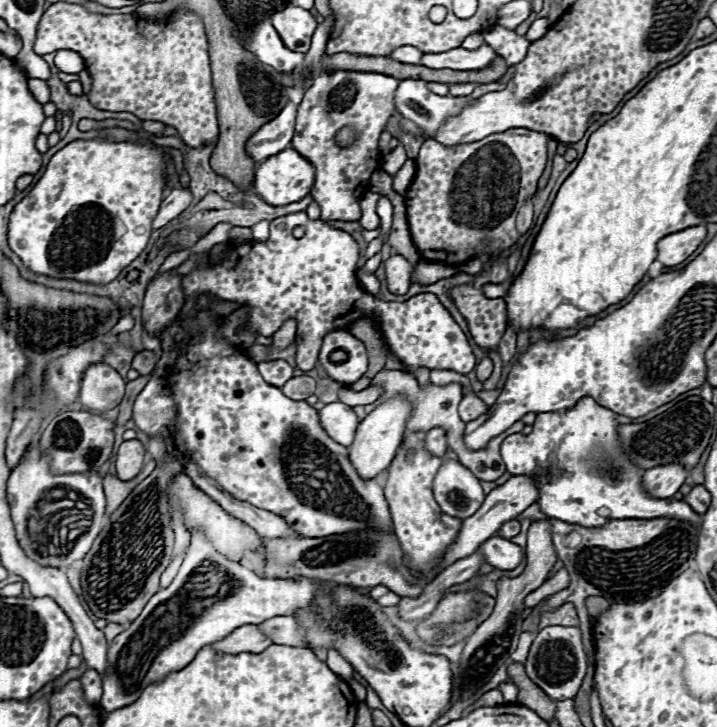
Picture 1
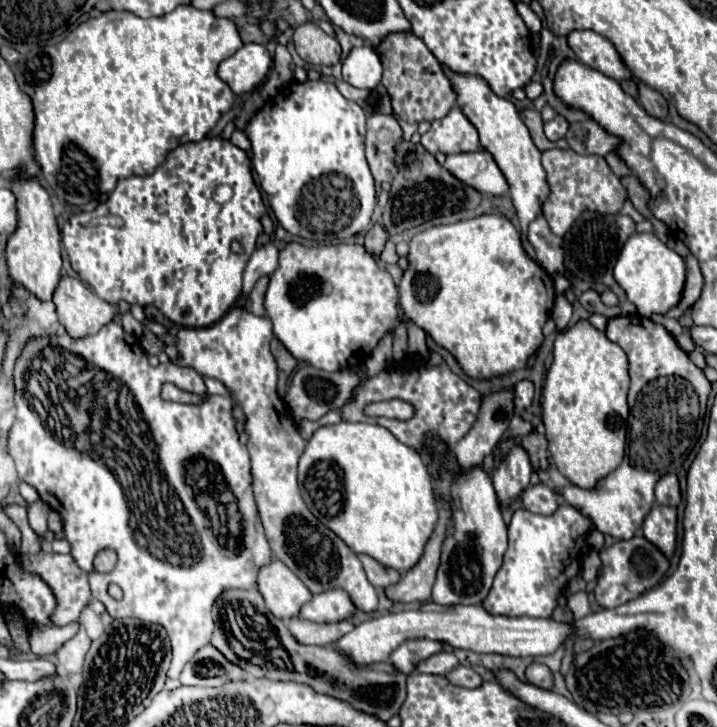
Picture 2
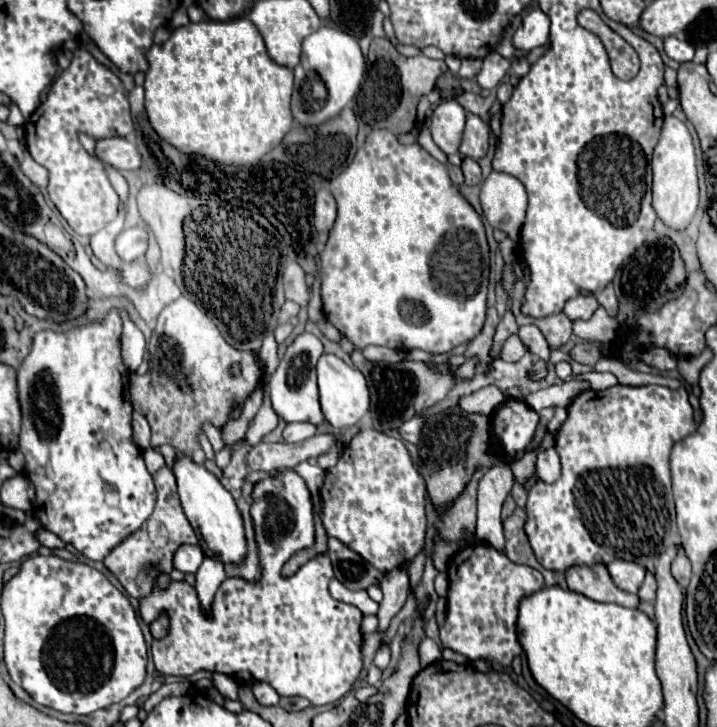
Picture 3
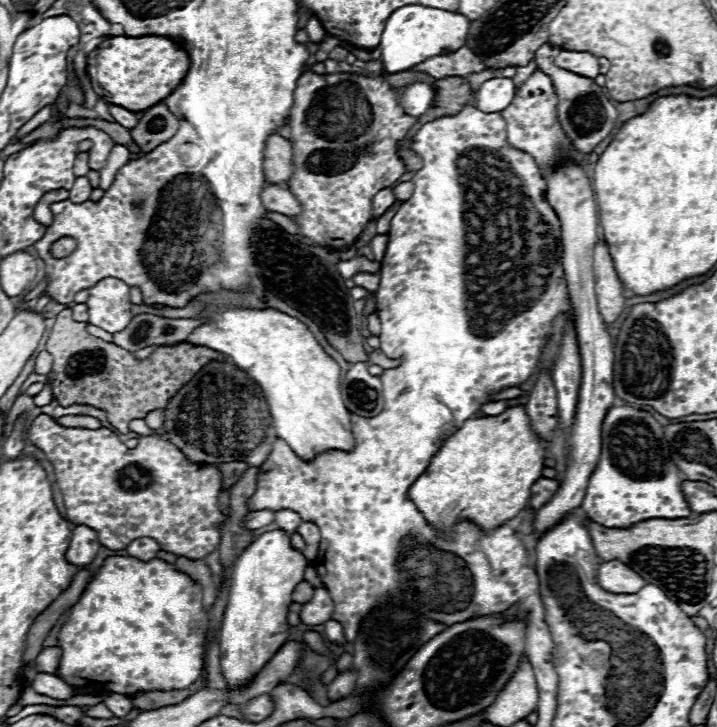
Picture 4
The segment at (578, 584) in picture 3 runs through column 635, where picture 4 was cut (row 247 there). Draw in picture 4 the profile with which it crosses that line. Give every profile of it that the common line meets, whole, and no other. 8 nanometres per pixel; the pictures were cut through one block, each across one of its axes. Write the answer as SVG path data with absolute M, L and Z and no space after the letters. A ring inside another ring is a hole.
M598 240L594 246L594 280L596 280L596 298L600 314L604 322L610 324L622 314L624 292L604 240Z

